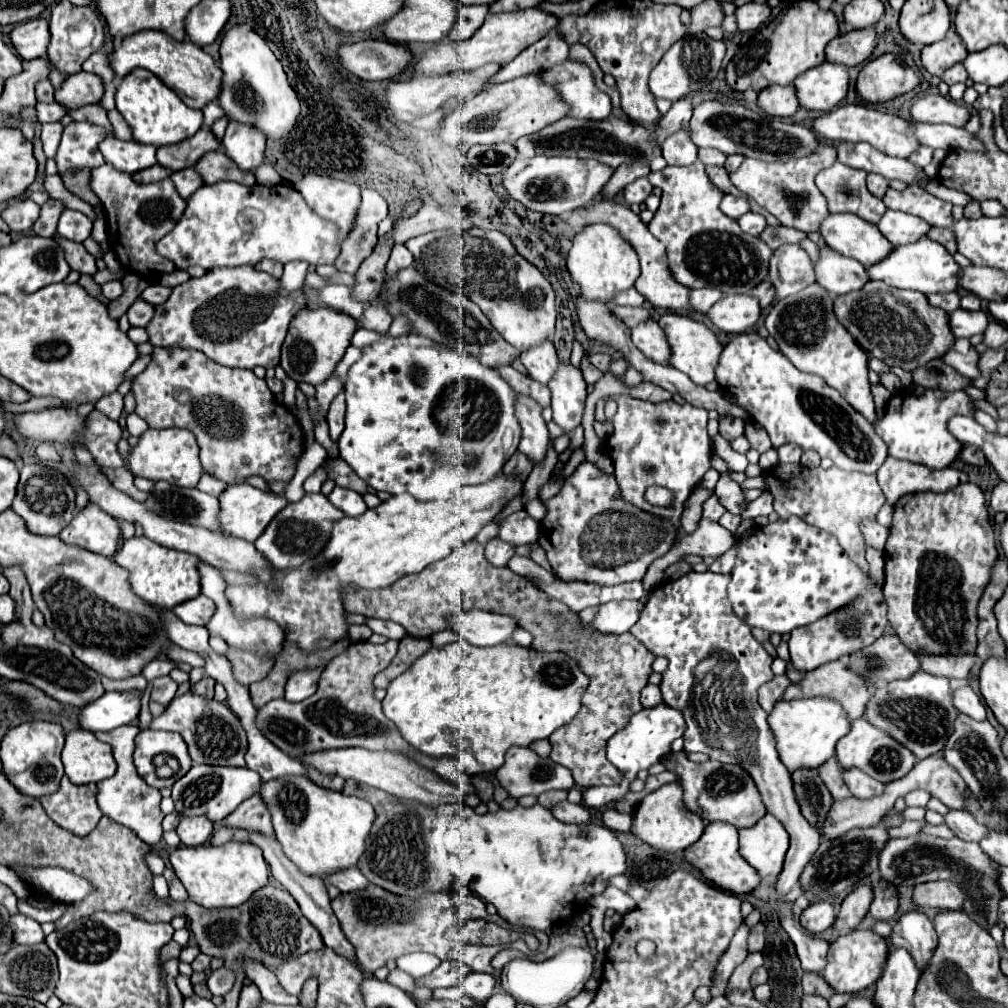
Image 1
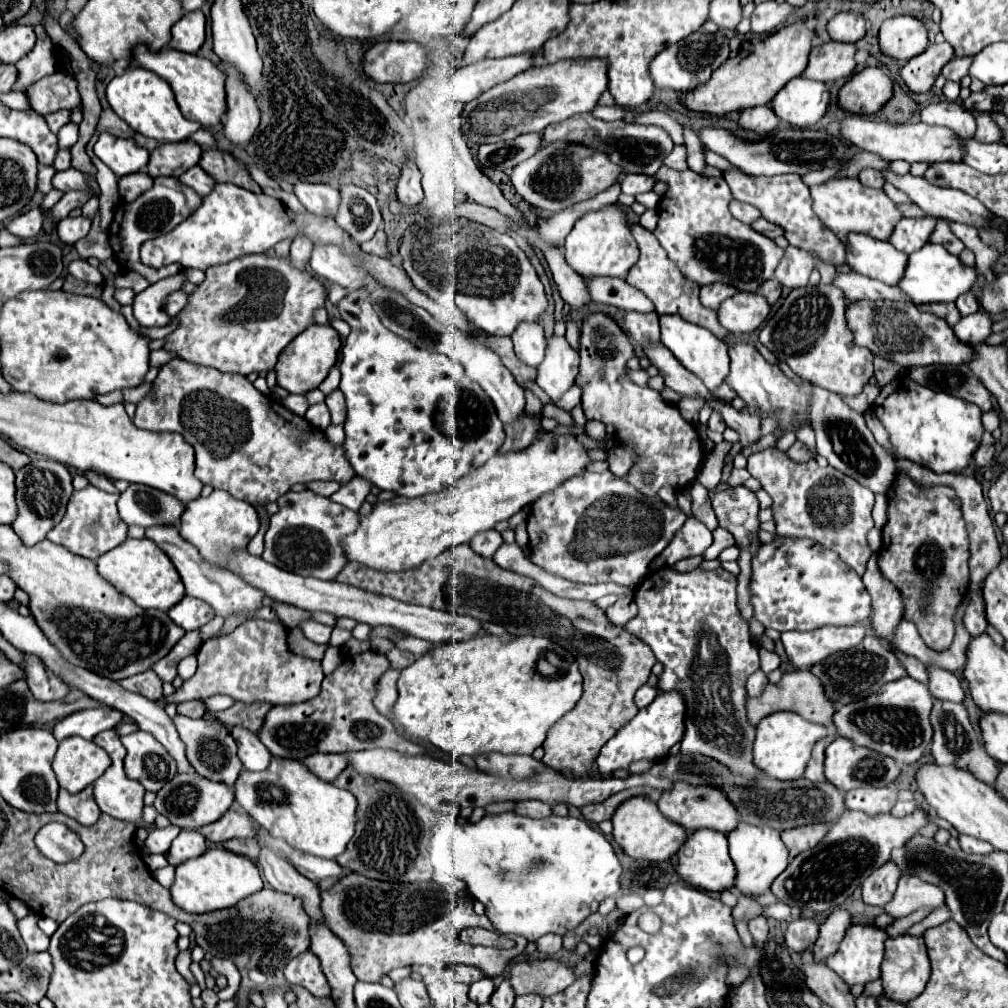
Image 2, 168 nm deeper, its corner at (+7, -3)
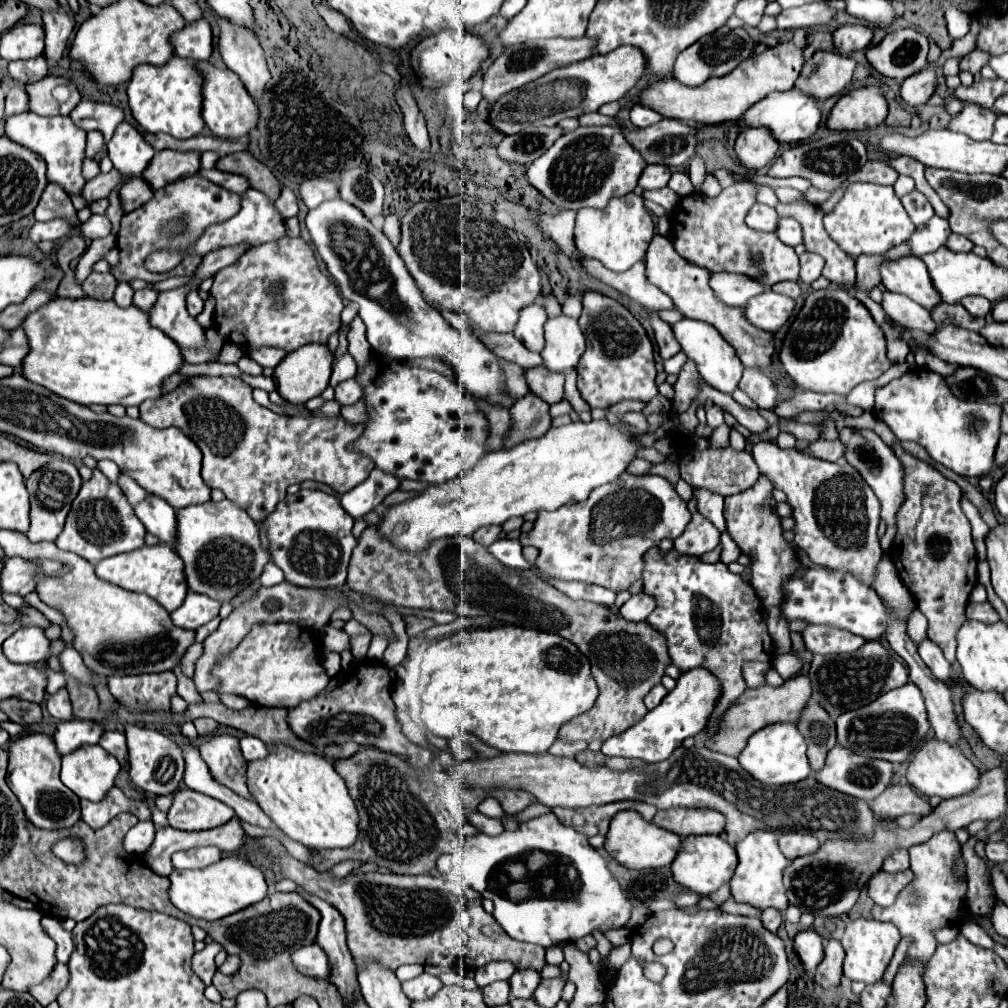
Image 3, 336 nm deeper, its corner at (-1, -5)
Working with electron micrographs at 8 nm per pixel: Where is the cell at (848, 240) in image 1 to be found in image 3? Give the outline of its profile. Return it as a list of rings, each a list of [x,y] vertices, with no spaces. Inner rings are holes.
[[[916,256],[884,260],[880,264],[880,278],[888,290],[912,296],[912,300],[924,308],[934,308],[940,302],[940,296],[936,296],[936,290],[928,280],[924,262]]]

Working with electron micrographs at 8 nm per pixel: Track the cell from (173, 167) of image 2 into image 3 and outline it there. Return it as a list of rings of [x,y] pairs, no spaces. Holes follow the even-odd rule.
[[[162,150],[156,152],[152,164],[142,174],[148,184],[158,190],[170,182],[176,182],[186,176],[194,176],[200,170],[200,152],[178,152],[178,150]]]

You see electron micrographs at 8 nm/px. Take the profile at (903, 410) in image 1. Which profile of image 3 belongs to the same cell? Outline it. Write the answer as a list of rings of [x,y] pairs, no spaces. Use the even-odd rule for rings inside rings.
[[[920,368],[888,382],[876,390],[876,418],[886,422],[898,440],[918,442],[932,460],[960,476],[984,476],[994,466],[994,450],[1000,438],[1000,406],[956,400],[948,392],[944,378],[932,370]]]

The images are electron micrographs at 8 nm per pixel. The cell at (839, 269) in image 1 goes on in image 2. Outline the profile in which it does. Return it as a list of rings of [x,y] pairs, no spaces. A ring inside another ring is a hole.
[[[850,272],[850,274],[838,274],[834,280],[834,286],[842,288],[846,294],[848,302],[858,302],[858,300],[890,300],[890,302],[912,302],[910,298],[904,298],[900,294],[900,288],[886,286],[878,280],[866,278],[862,274]]]

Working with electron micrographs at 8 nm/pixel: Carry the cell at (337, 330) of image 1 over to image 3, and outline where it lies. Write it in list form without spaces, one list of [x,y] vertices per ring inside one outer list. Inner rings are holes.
[[[316,342],[306,344],[304,348],[298,348],[298,350],[286,354],[286,358],[274,368],[276,390],[290,404],[306,404],[310,398],[320,396],[324,392],[324,388],[328,386],[332,362],[334,362],[334,354],[328,350],[326,344],[316,344]]]

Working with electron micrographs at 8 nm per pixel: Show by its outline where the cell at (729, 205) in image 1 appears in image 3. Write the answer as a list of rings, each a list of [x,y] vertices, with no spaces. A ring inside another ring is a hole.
[[[754,204],[746,216],[746,224],[754,230],[762,230],[762,232],[774,232],[776,224],[778,224],[778,214],[774,208],[766,206],[766,204]]]

